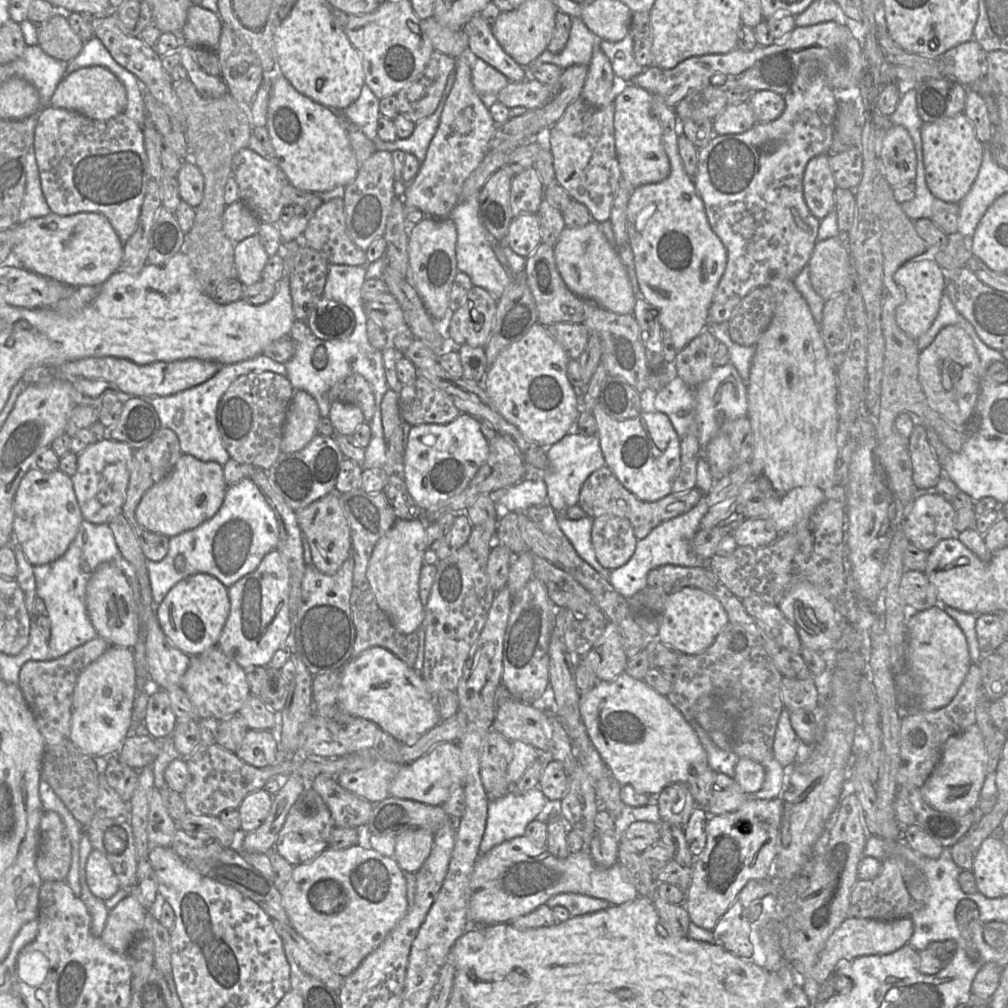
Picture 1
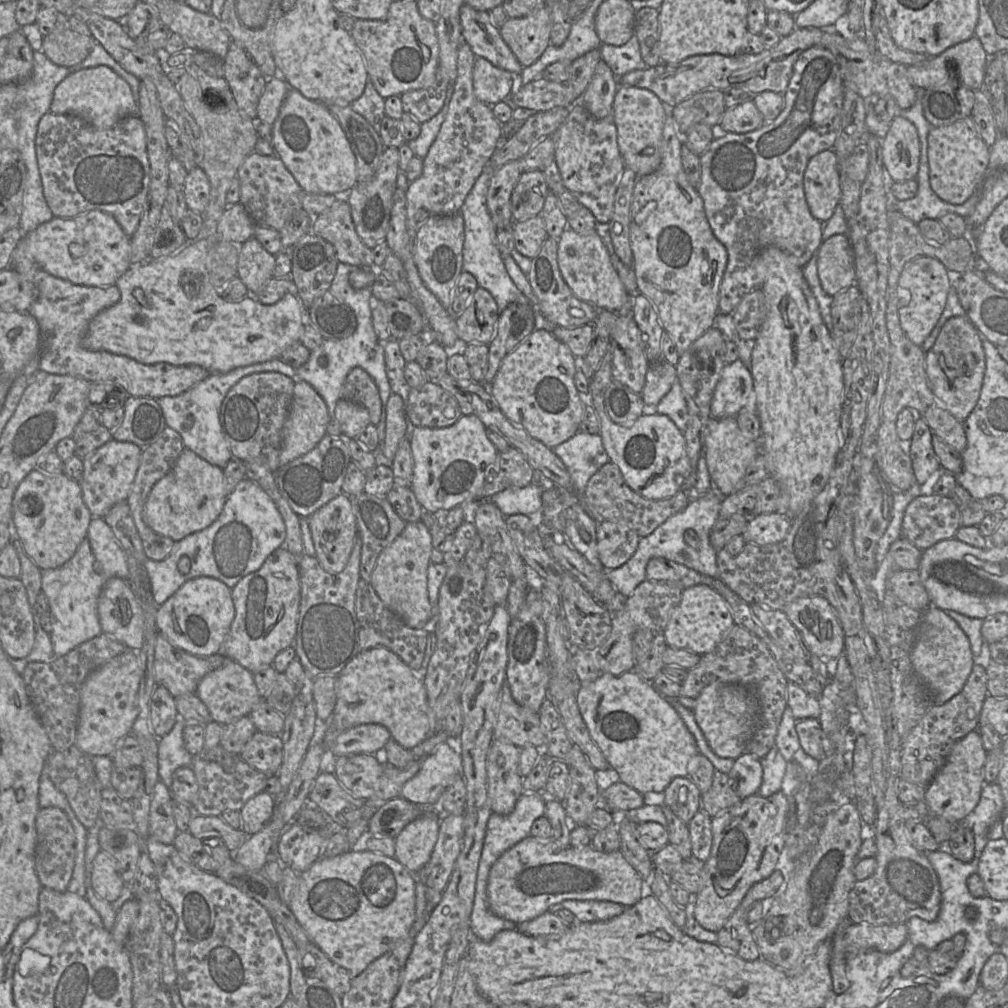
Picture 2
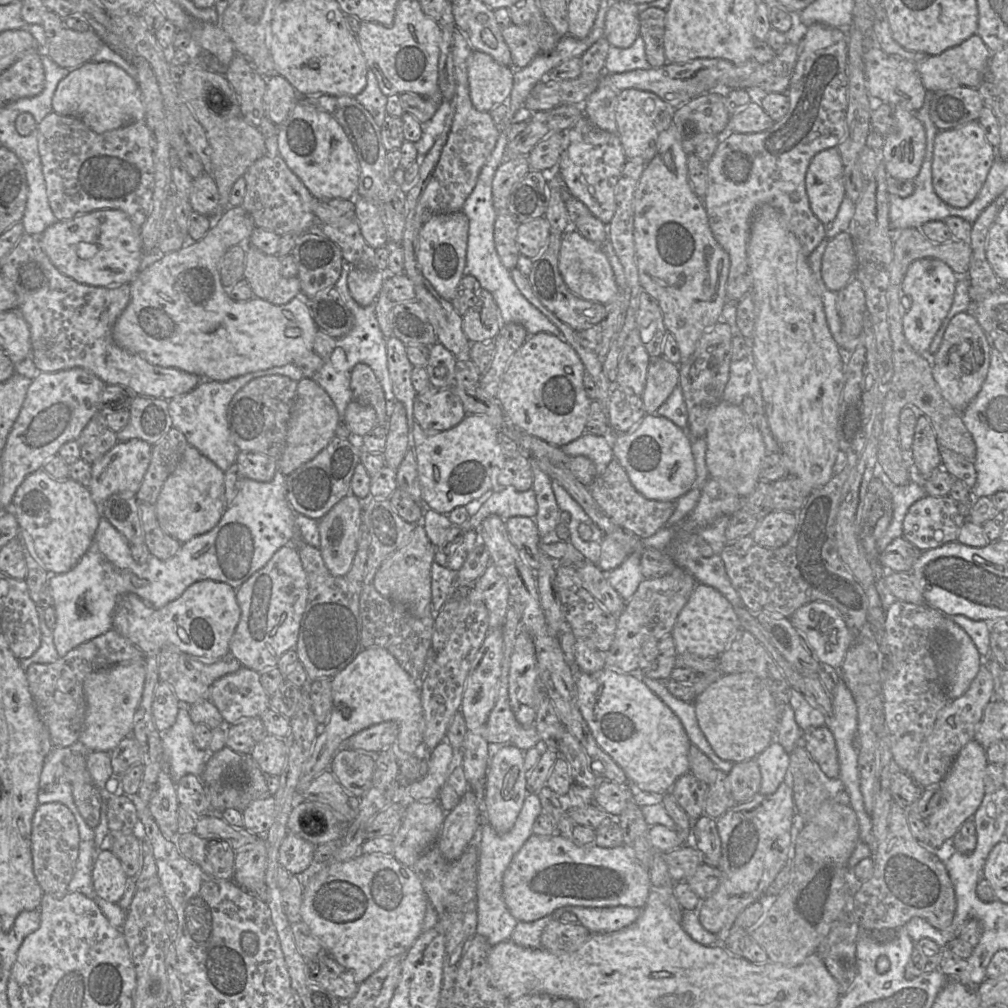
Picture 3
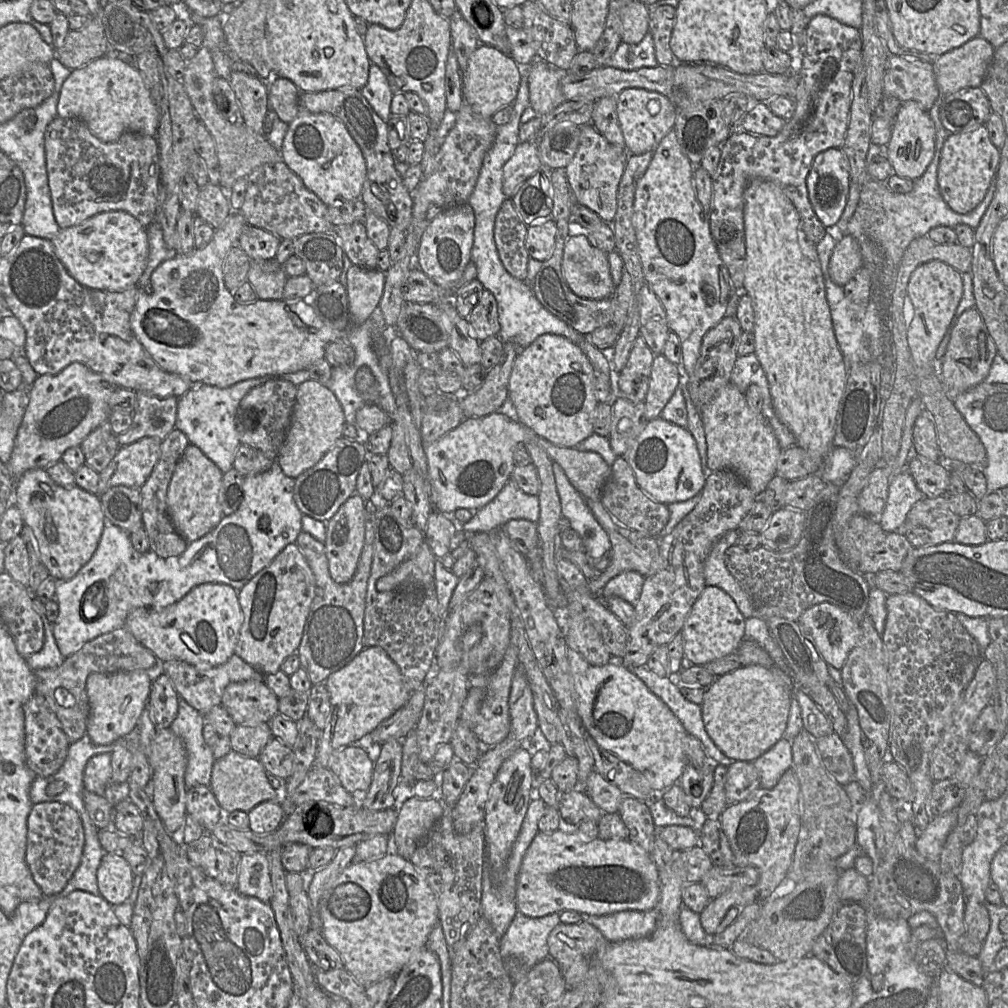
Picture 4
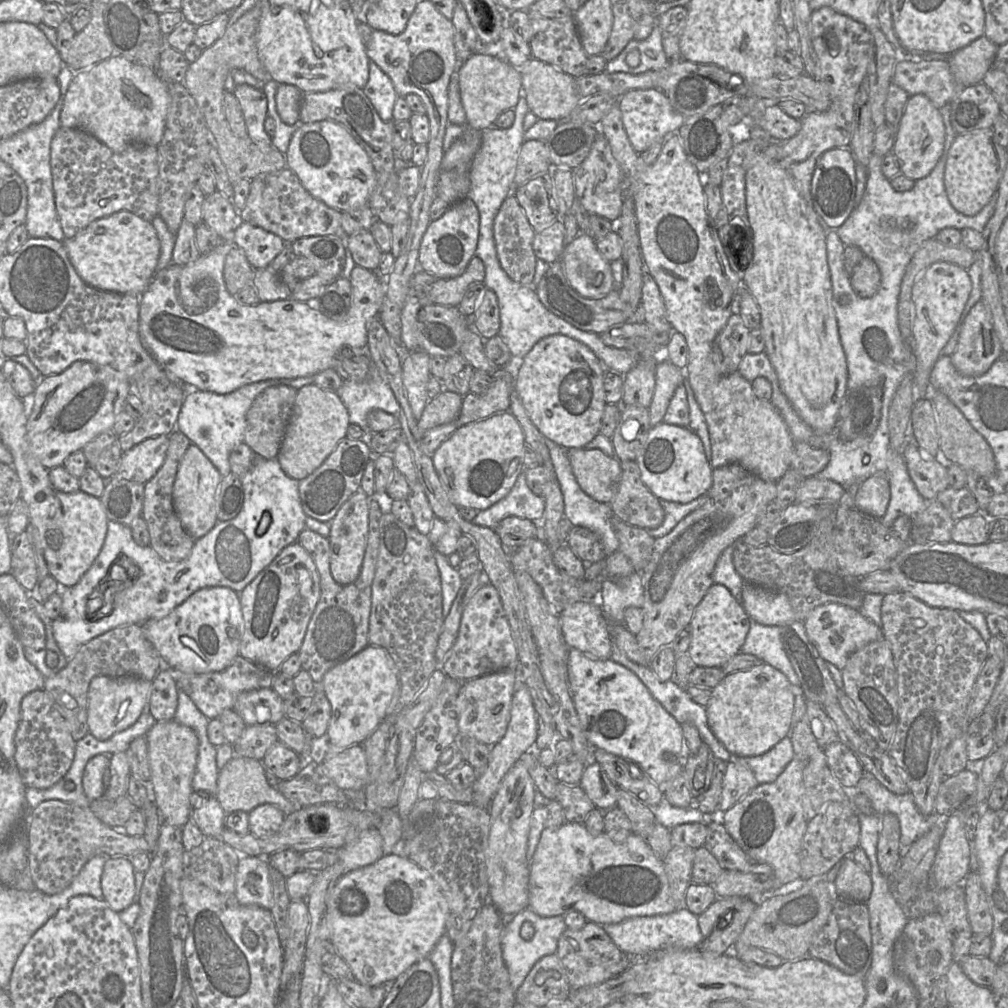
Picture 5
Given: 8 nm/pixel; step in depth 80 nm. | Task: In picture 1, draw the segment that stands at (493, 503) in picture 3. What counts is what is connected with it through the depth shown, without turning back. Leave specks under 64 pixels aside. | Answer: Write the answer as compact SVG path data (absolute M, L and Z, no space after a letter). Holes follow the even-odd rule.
M542 478L522 480L507 488L489 494L497 503L497 517L500 518L504 511L525 513L531 506L540 506L547 500L547 487Z

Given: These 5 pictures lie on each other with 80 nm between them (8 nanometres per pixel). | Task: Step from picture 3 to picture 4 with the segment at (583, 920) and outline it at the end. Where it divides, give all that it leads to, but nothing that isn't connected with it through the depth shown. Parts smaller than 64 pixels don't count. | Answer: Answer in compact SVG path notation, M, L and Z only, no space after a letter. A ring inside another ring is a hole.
M656 909L625 910L603 916L583 915L584 921L596 927L612 943L651 935L657 926L658 918Z

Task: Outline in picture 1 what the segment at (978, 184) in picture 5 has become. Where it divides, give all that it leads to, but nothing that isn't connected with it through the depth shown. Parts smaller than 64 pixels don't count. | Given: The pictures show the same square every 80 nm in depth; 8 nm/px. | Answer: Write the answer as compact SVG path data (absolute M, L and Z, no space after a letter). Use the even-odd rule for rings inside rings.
M963 113L936 122L924 122L921 139L928 188L944 202L959 203L975 181L983 159L985 144L977 138L973 123Z

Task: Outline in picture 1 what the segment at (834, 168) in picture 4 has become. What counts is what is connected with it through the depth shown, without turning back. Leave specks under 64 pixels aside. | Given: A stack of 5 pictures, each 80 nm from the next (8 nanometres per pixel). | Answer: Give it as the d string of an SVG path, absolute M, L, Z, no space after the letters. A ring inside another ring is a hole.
M830 153L808 161L803 175L803 196L811 213L818 219L835 209L836 183L830 166Z

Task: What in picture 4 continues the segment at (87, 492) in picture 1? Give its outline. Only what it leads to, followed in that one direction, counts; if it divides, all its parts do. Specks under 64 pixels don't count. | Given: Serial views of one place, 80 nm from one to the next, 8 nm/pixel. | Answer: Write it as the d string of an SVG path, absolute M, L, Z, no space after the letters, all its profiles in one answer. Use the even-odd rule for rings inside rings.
M145 437L120 446L108 466L99 473L99 497L115 486L140 489L147 481L160 457L161 440Z

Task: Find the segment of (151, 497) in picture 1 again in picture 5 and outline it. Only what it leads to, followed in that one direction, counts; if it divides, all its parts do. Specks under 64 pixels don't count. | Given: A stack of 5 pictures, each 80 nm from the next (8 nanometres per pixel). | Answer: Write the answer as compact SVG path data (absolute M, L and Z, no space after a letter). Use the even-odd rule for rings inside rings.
M191 443L179 463L172 497L174 510L183 528L194 540L204 536L218 522L216 501L221 479L217 468L198 446Z

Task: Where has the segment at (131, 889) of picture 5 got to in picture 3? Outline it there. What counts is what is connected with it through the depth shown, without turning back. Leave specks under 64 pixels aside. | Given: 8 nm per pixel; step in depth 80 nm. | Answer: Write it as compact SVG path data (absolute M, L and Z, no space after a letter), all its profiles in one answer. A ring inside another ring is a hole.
M101 849L93 870L93 886L98 896L110 903L118 903L130 878L120 859L109 849Z

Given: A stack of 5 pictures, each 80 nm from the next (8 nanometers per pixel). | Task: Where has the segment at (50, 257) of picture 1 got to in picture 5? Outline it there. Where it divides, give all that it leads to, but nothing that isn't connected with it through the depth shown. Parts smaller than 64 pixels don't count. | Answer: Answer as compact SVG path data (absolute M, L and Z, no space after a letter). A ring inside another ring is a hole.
M119 211L91 222L72 238L63 240L80 278L108 292L141 295L151 283L160 255L160 242L151 222L129 211Z

